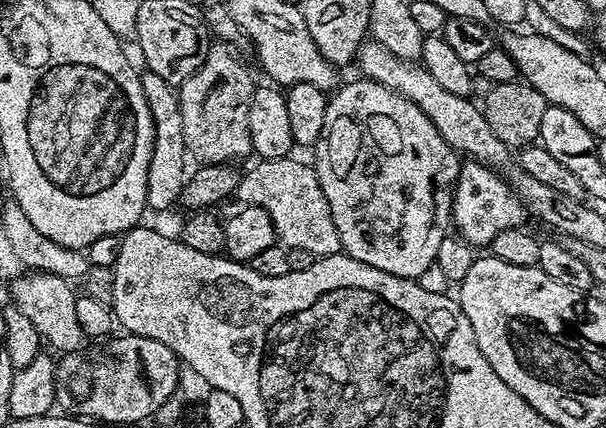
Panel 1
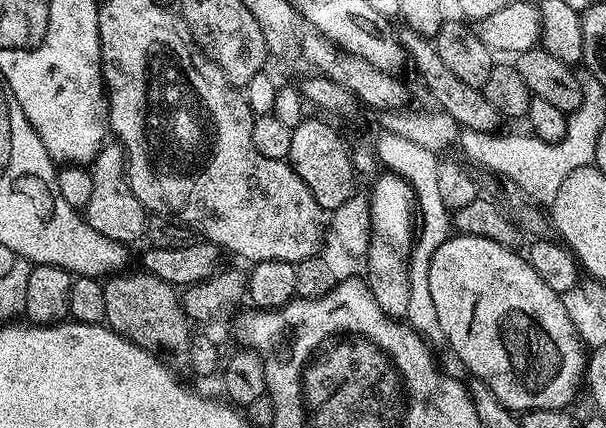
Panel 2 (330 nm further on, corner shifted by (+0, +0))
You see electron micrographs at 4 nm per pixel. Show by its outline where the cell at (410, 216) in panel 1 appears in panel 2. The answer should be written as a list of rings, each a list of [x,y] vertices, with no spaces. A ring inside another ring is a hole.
[[[393,174],[381,175],[372,185],[370,188],[372,231],[379,238],[373,239],[366,255],[366,263],[368,262],[366,283],[372,292],[372,297],[385,315],[400,322],[405,319],[404,315],[408,316],[410,312],[408,264],[414,241],[413,192],[409,184]],[[380,236],[384,240],[380,240]]]

